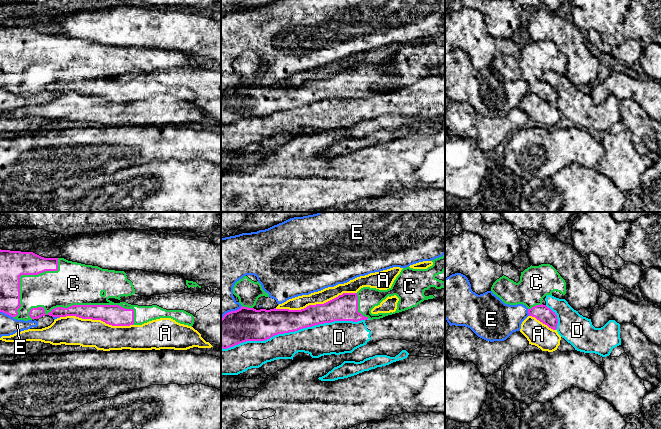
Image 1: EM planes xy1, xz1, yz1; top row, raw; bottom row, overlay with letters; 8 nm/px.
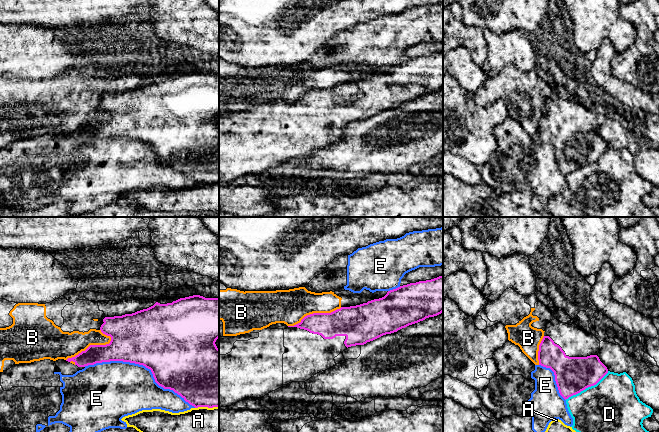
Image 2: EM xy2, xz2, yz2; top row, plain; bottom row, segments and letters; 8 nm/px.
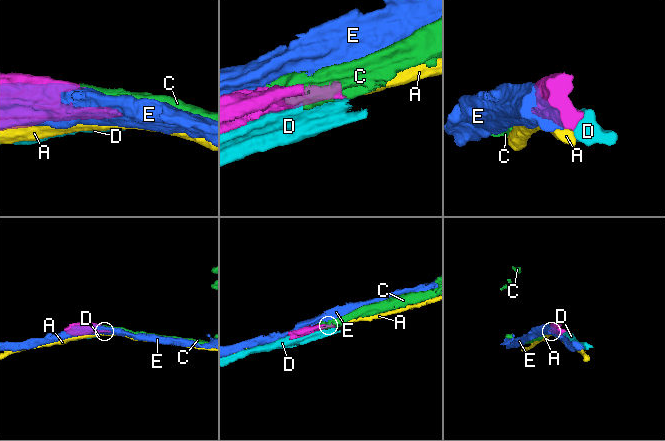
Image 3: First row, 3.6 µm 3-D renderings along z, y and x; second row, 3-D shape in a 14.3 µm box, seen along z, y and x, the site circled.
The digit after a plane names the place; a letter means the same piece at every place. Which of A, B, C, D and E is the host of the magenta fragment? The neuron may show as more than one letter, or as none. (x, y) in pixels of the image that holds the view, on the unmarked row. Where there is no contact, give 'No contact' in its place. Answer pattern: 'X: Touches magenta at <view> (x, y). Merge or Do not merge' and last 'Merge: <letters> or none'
A: Touches magenta at xz1 (316, 80). Do not merge
B: Touches magenta at xy2 (90, 121). Do not merge
C: Touches magenta at xy1 (84, 81). Merge
D: Touches magenta at xz1 (292, 107). Do not merge
E: Touches magenta at xy2 (143, 141). Do not merge
Merge: C

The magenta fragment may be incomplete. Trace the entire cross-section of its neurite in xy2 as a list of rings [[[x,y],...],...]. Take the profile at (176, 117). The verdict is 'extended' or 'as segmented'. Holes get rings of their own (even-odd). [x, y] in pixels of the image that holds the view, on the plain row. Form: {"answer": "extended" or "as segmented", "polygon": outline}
{"answer": "as segmented", "polygon": [[[193,71],[185,74],[180,74],[172,79],[160,80],[156,78],[153,82],[137,87],[132,90],[125,90],[122,92],[105,93],[100,106],[103,110],[110,112],[111,117],[106,121],[90,121],[85,127],[82,127],[78,131],[72,134],[68,134],[66,137],[73,137],[78,143],[85,143],[88,141],[94,141],[96,139],[110,138],[110,137],[123,137],[130,138],[139,141],[143,141],[150,145],[155,158],[164,165],[173,166],[180,171],[186,178],[195,184],[198,183],[219,183],[219,125],[215,118],[219,114],[219,74],[205,74],[200,71]]]}

